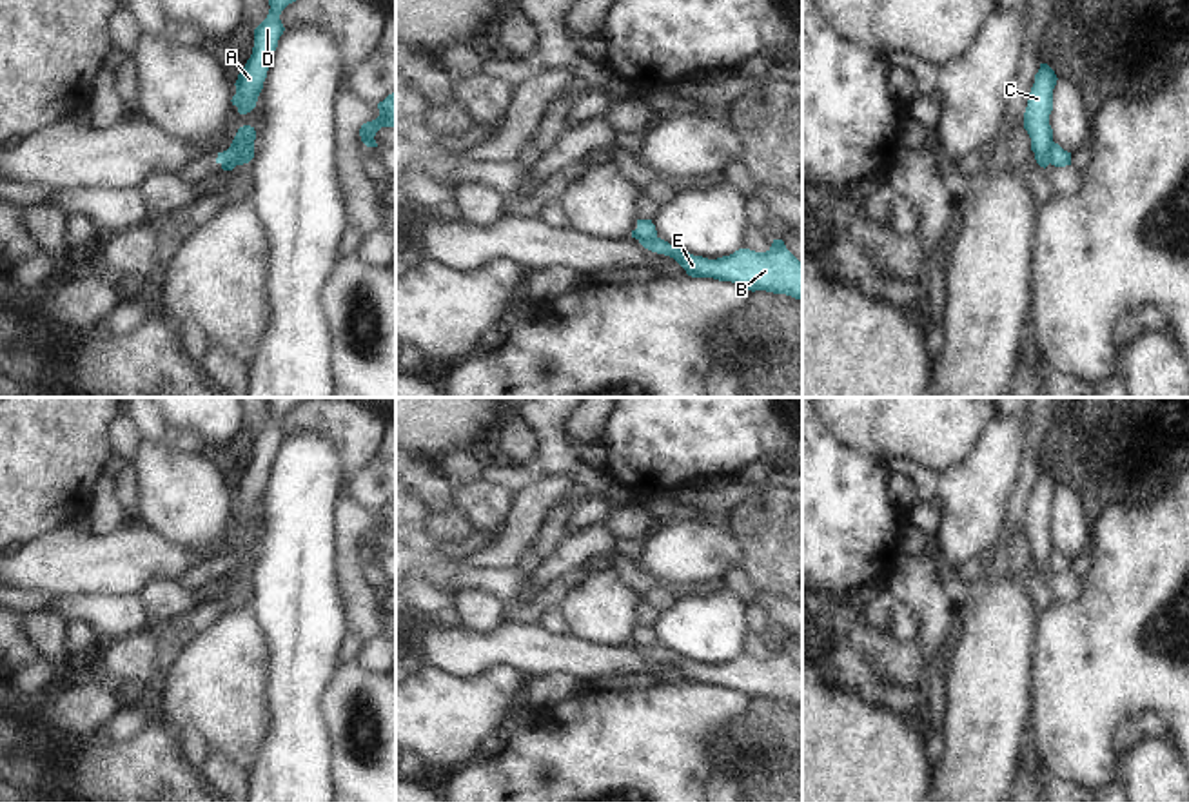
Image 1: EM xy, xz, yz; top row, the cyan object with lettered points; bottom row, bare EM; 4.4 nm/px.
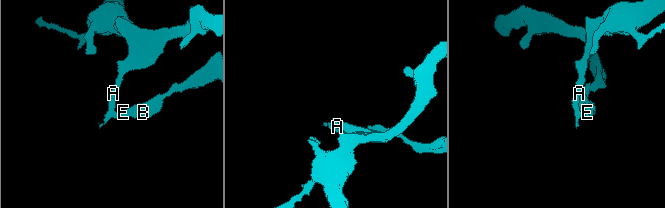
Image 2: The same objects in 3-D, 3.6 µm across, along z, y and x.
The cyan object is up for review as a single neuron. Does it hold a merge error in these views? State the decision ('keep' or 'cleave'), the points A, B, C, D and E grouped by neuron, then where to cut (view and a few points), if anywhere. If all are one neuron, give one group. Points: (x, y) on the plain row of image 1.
cleave | A C D / B E | xy (253, 547), (240, 557), (227, 557)

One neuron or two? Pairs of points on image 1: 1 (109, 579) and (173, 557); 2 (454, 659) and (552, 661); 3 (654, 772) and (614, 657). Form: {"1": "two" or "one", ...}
{"1": "one", "2": "one", "3": "two"}

